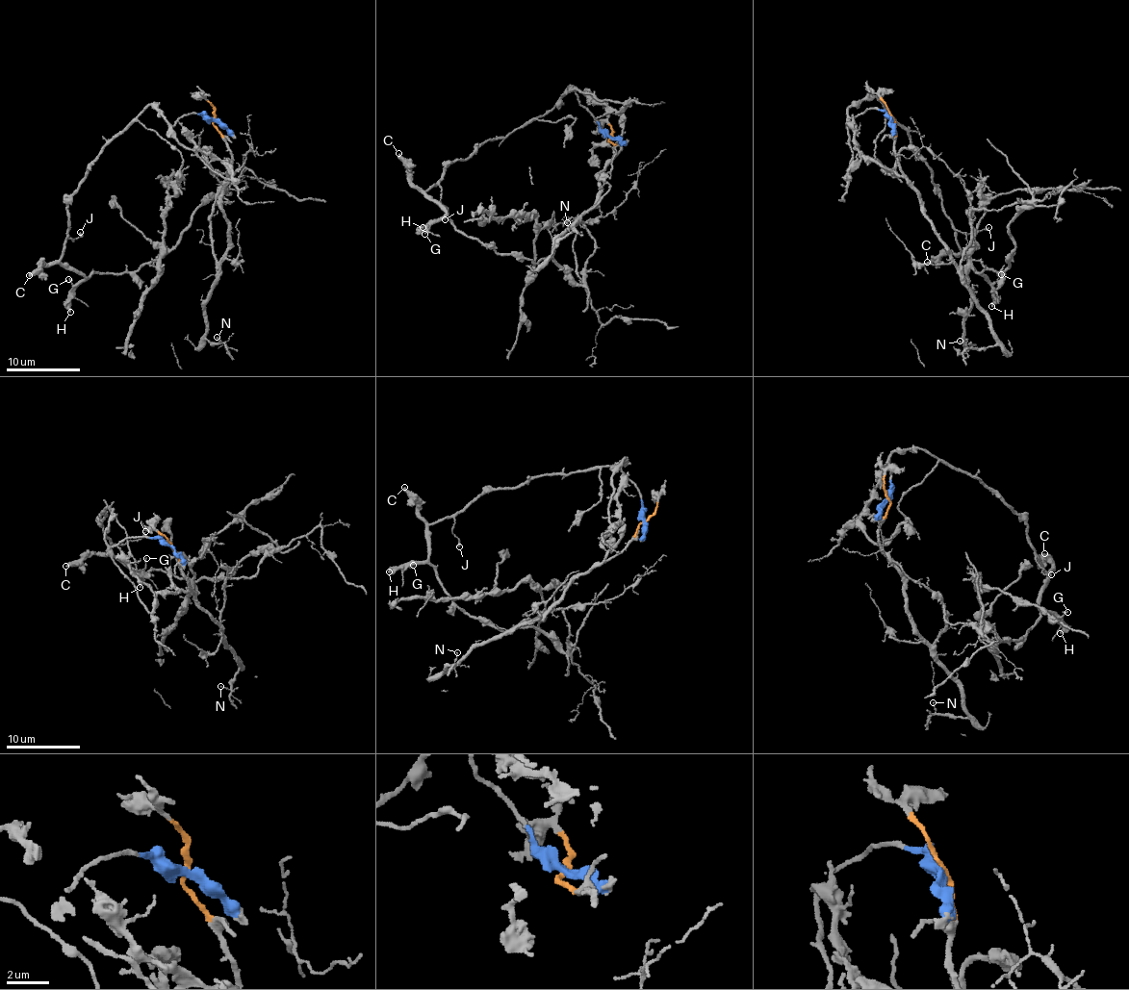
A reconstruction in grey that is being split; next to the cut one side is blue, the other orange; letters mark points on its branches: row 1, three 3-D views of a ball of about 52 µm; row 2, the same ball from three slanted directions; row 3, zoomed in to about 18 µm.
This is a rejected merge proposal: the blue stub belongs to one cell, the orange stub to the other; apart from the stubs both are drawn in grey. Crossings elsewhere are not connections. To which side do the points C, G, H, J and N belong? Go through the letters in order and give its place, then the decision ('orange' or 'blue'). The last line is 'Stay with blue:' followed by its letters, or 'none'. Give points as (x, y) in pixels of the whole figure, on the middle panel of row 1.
C: (398, 153) | blue
G: (424, 234) | blue
H: (423, 227) | blue
J: (445, 219) | blue
N: (567, 222) | orange
Stay with blue: C, G, H, J

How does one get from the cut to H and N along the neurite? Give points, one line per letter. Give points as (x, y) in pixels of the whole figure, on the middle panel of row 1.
H: (611, 138), (570, 87), (551, 108), (444, 169), (425, 190), (445, 215), (423, 226)
N: (611, 138), (609, 141), (621, 147), (598, 174), (596, 202), (559, 235), (550, 256), (567, 233), (566, 222)

